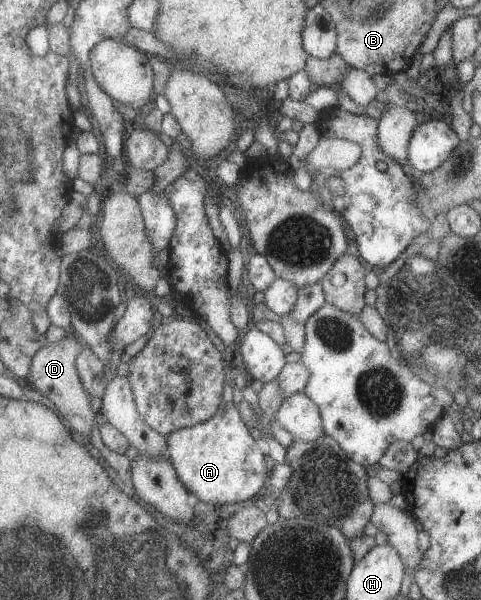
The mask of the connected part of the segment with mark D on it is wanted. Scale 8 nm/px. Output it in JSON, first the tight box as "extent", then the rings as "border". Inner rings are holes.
{"extent":[28,331,102,438],"border":[[[69,331],[59,343],[48,343],[41,348],[33,358],[33,367],[28,382],[39,392],[43,393],[76,430],[88,438],[92,430],[92,422],[102,421],[99,413],[94,412],[94,404],[89,392],[86,392],[83,380],[77,369],[77,358],[86,344],[74,331]]]}

